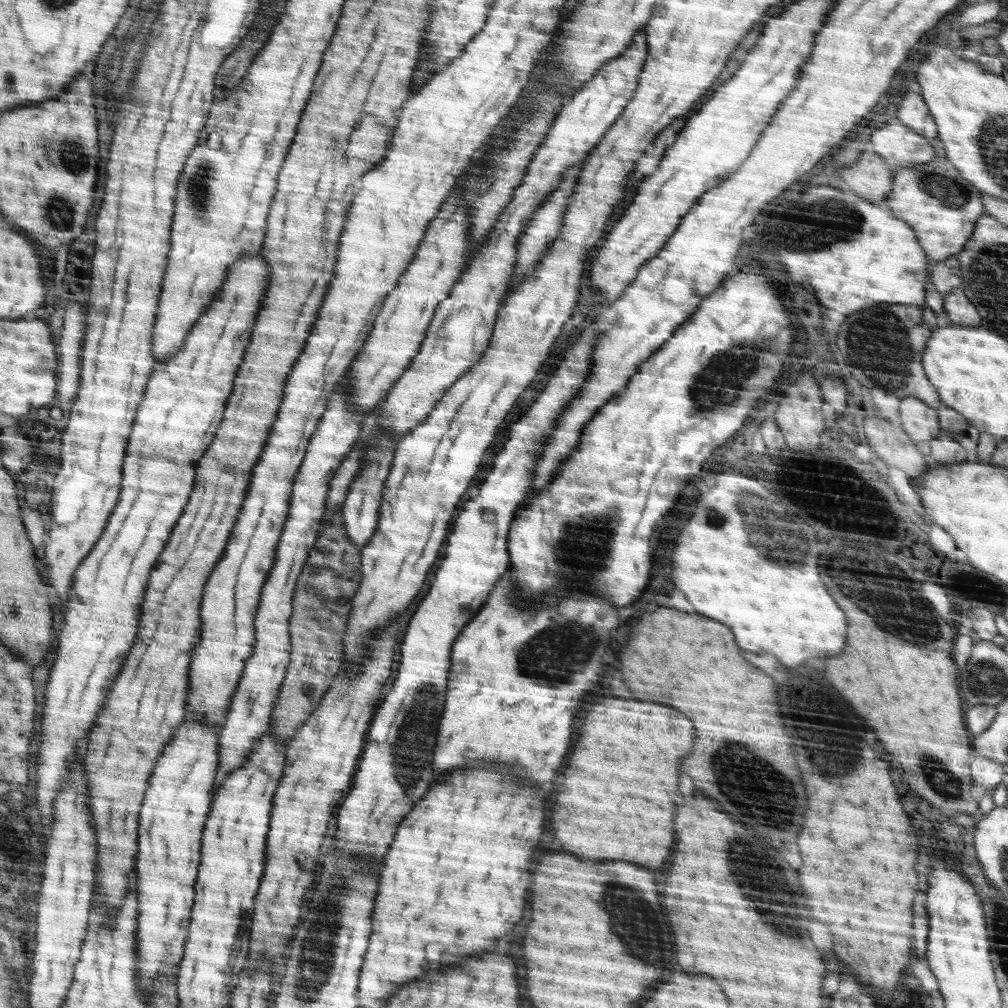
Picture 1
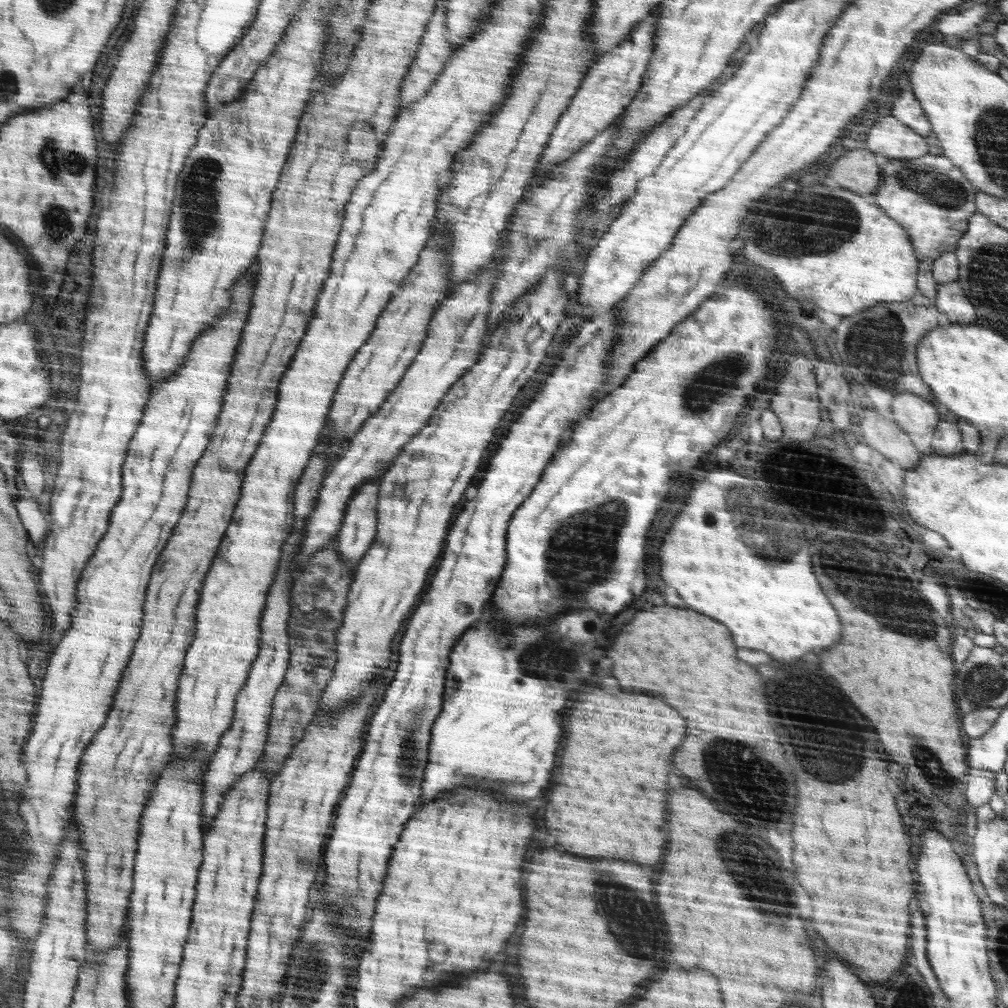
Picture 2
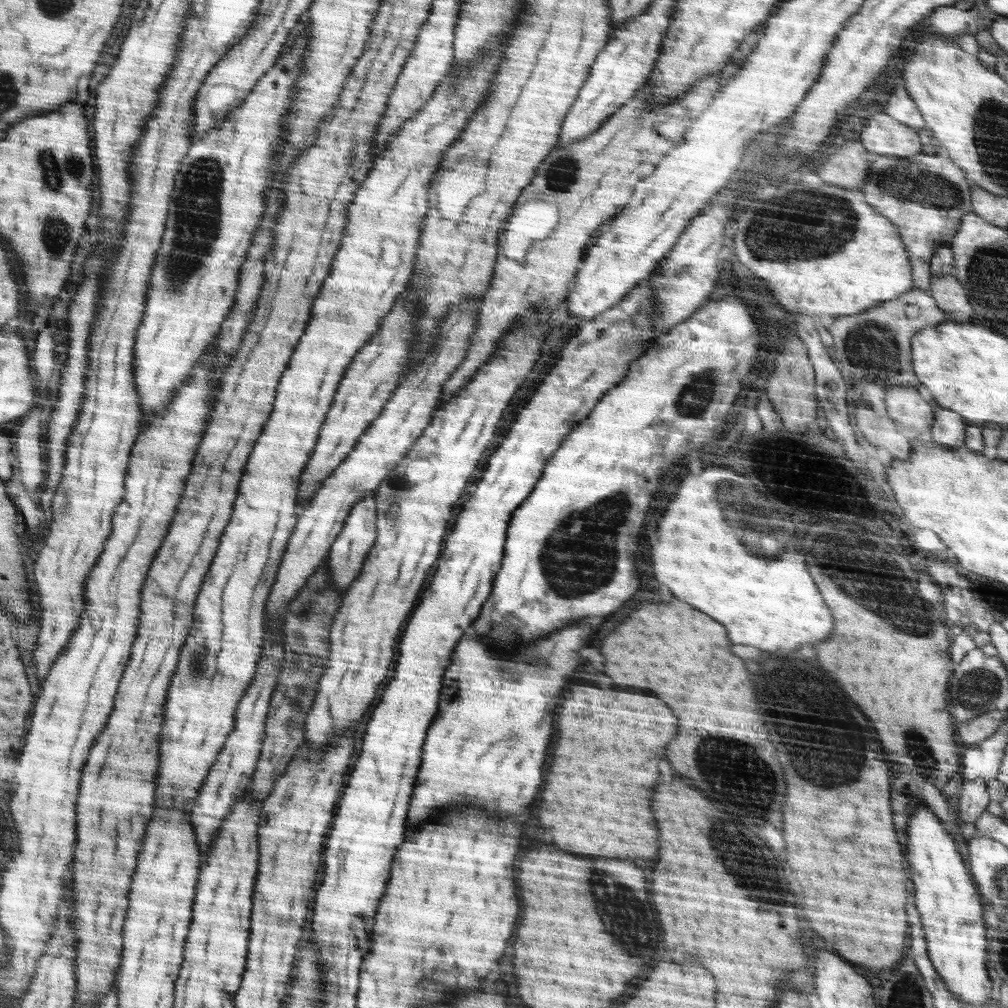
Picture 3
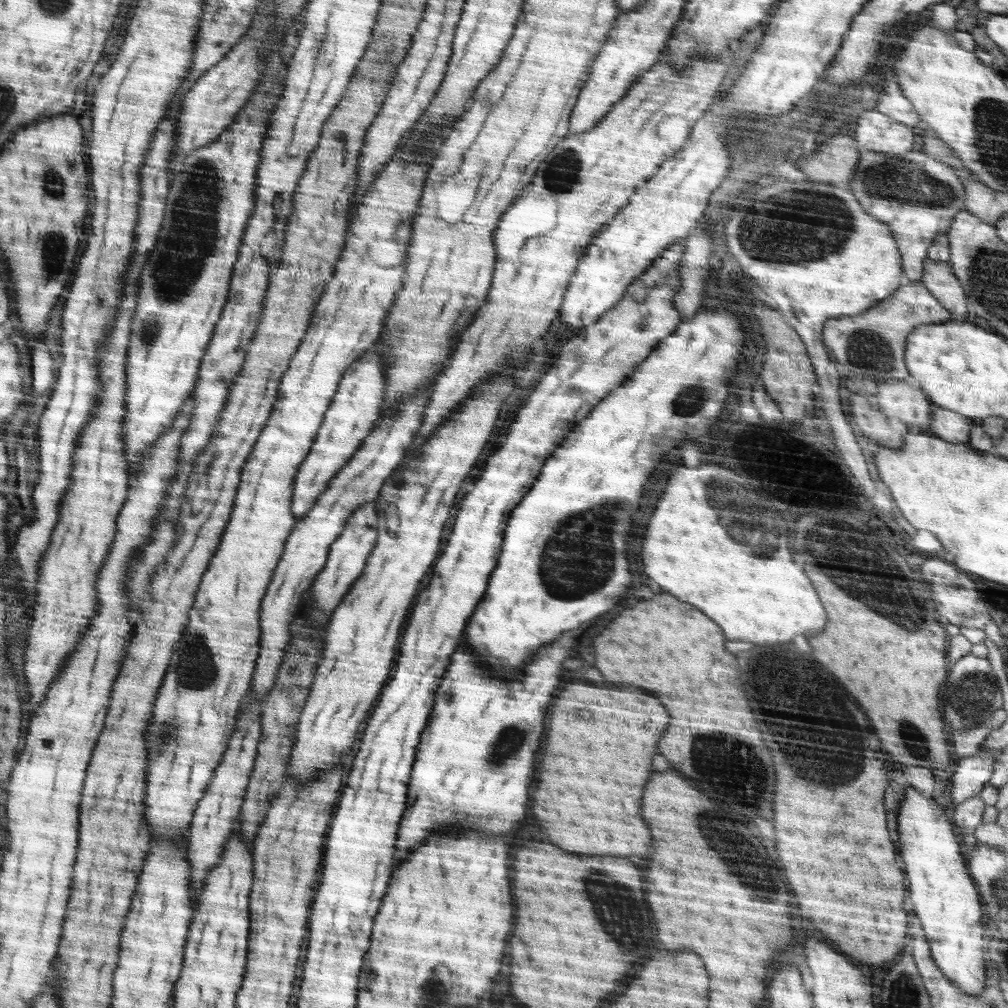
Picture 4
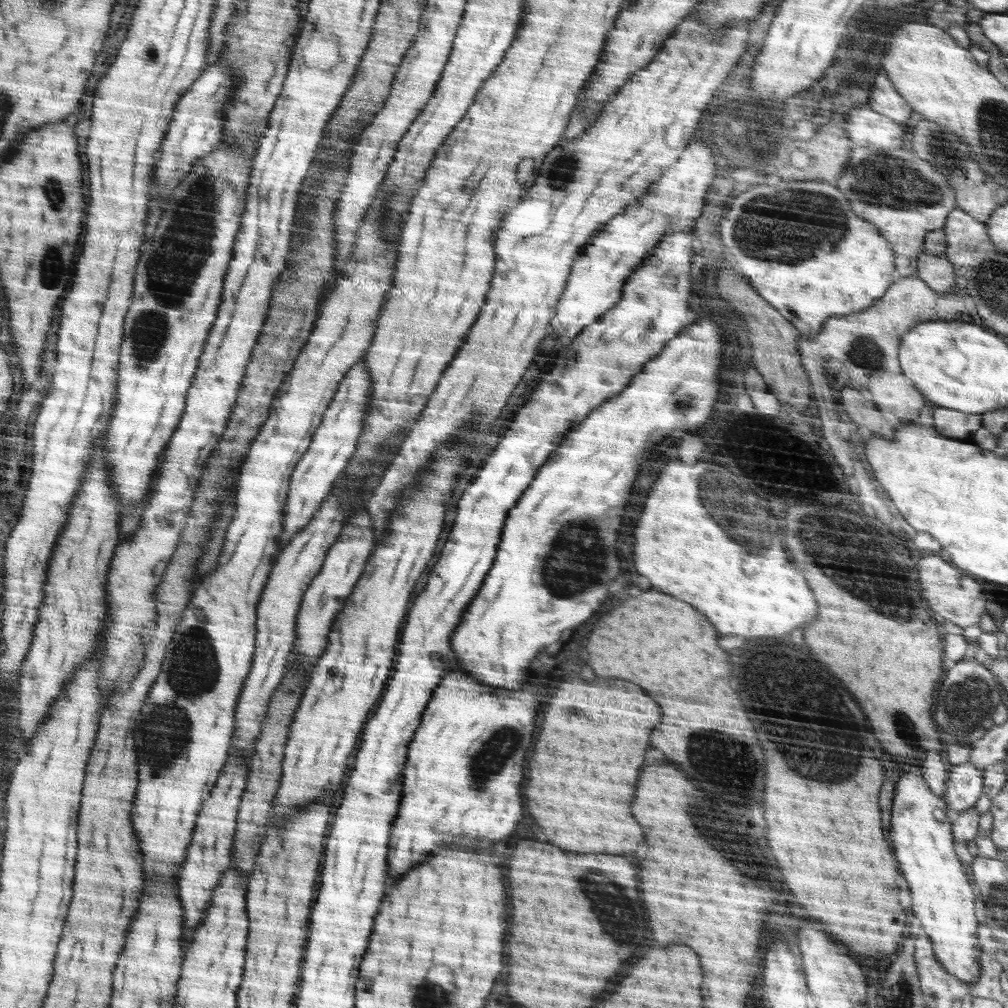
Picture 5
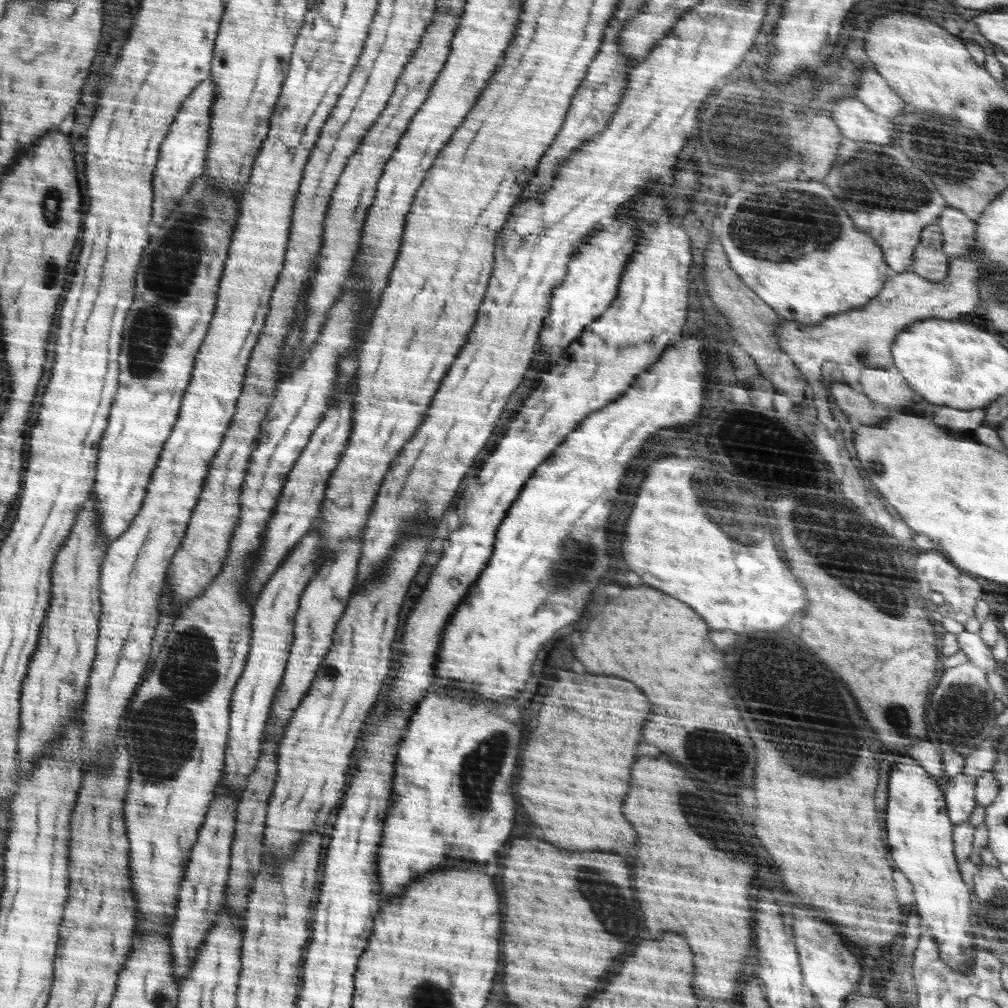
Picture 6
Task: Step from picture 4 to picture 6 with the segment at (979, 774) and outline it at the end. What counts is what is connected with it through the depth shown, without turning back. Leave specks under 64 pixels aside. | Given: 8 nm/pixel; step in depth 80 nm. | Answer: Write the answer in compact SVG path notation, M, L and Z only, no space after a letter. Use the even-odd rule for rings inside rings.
M962 770L956 776L946 778L944 782L949 819L953 821L954 826L969 820L972 810L977 806L976 781L976 778L966 776Z

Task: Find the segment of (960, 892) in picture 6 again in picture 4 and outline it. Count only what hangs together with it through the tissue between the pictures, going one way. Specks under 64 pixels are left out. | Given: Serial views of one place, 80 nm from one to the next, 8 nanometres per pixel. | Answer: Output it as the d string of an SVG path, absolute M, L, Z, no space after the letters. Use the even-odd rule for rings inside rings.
M912 786L906 787L898 810L898 842L906 876L910 876L910 900L914 912L922 916L922 928L926 928L937 968L958 989L976 998L985 992L988 980L980 926L982 906L944 811L934 799Z

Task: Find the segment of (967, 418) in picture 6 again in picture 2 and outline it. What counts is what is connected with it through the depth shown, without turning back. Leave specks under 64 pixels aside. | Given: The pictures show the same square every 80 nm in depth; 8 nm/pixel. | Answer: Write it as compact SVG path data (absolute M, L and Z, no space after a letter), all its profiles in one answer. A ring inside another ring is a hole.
M939 413L939 421L930 444L932 453L955 455L965 450L956 422L954 414Z

